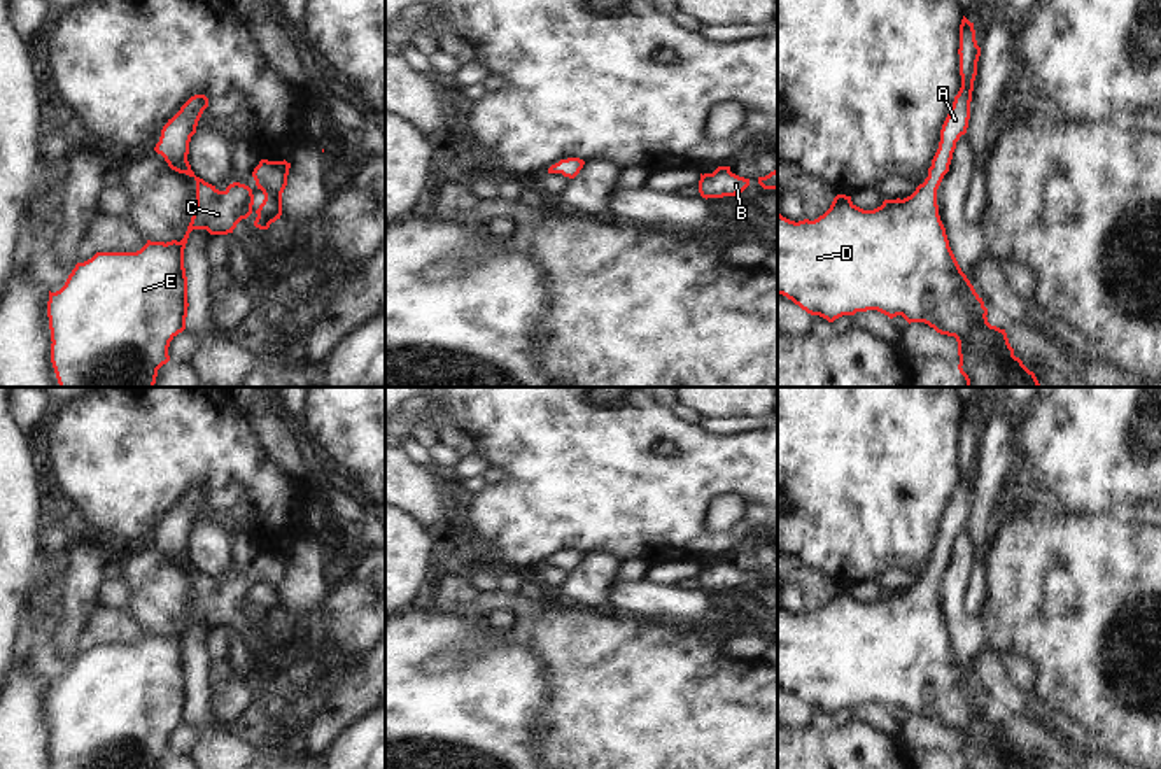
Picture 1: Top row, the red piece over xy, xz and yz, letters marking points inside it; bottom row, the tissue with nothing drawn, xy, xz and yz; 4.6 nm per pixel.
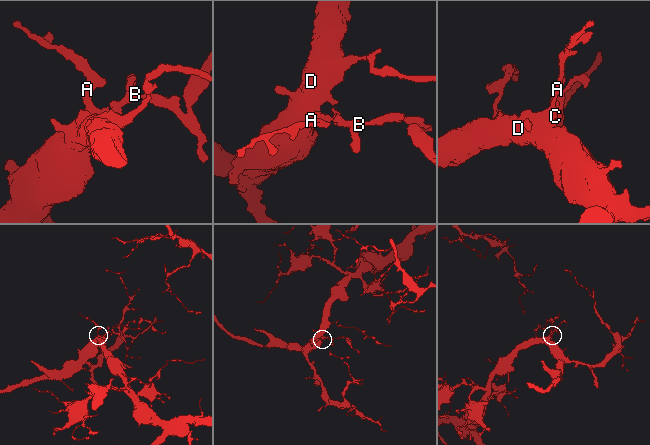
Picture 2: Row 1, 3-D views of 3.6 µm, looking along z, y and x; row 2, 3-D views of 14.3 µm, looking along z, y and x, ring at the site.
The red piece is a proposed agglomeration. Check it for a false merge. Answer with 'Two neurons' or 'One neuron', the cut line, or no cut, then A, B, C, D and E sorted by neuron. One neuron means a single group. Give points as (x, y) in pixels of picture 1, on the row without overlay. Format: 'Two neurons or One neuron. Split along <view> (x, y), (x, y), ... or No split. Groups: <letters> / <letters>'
One neuron. No split. Groups: A B C D E.

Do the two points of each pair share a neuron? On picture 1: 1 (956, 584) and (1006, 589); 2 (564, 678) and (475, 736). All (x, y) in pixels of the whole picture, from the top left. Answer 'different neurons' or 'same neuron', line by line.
1: different neurons
2: different neurons

